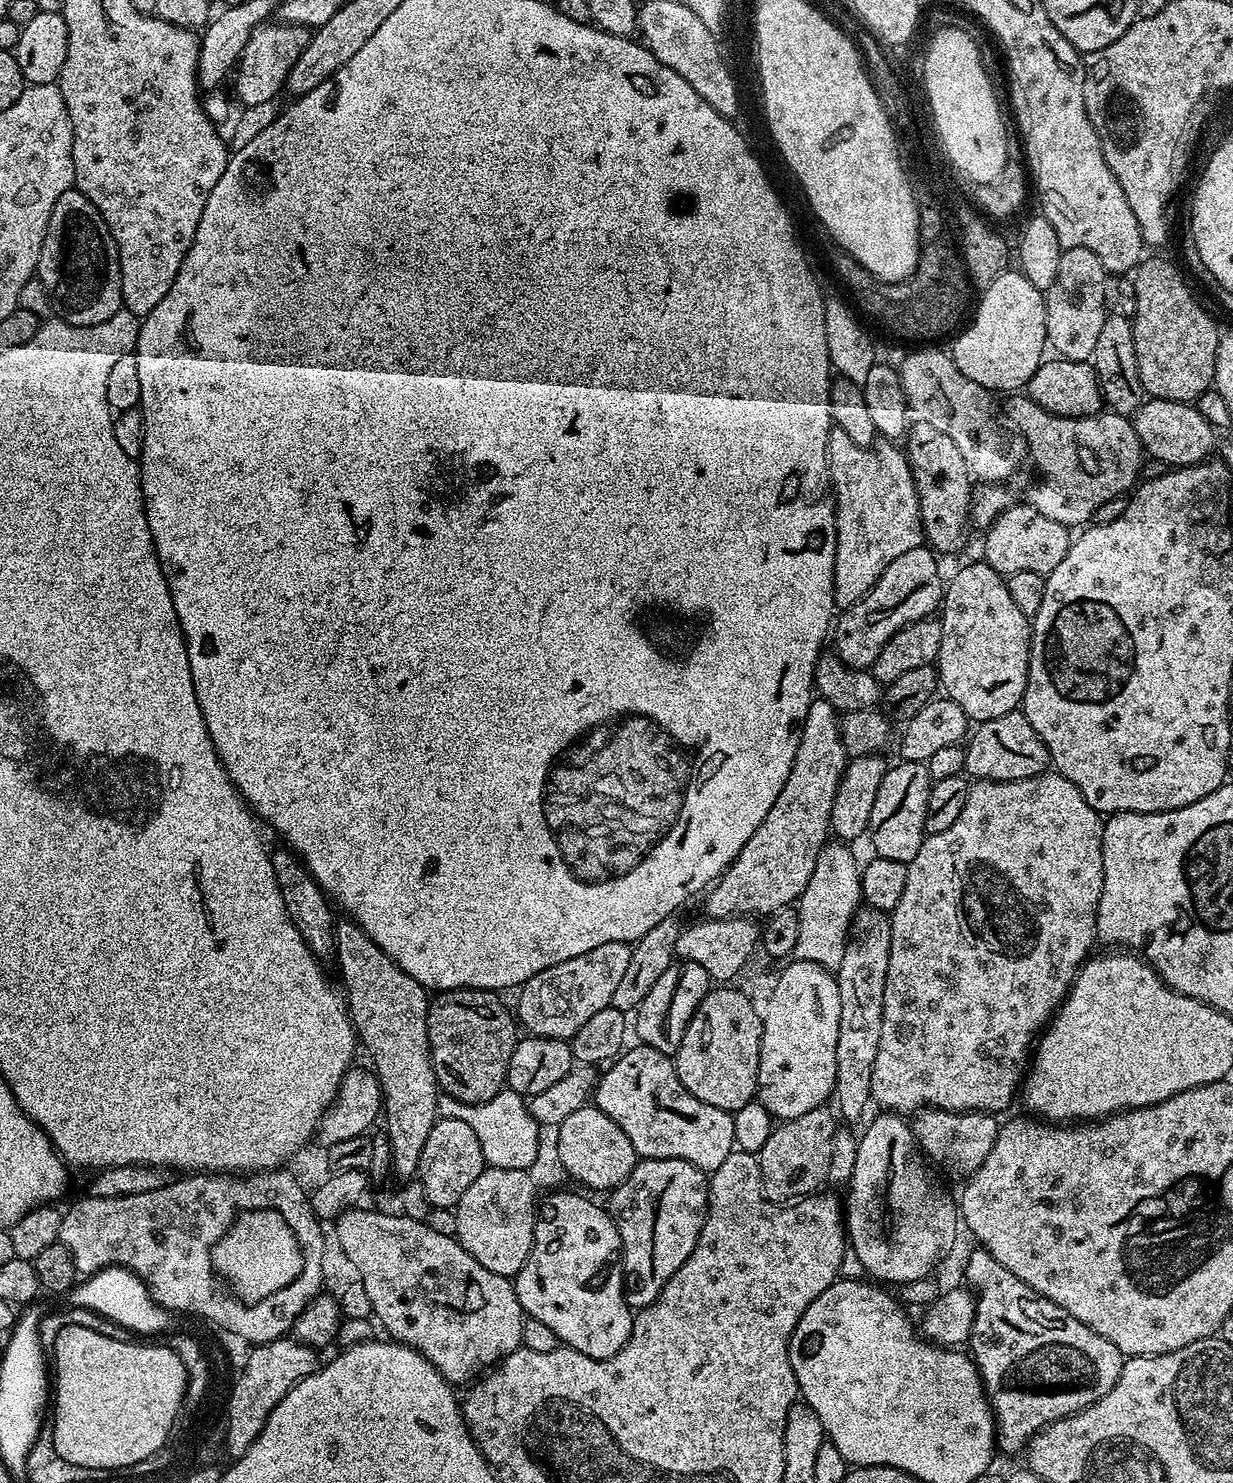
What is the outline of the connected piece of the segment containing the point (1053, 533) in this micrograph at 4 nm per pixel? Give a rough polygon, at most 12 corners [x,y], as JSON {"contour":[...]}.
{"contour":[[1013,502],[983,536],[1005,578],[1048,577],[1073,541],[1065,524]]}

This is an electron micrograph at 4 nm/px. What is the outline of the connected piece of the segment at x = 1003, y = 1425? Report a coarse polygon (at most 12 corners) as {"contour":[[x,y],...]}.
{"contour":[[986,1251],[970,1355],[999,1451],[1114,1390],[1114,1342]]}

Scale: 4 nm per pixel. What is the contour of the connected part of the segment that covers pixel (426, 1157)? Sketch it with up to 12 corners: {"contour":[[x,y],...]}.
{"contour":[[440,1118],[418,1180],[432,1208],[455,1209],[485,1167],[474,1130]]}

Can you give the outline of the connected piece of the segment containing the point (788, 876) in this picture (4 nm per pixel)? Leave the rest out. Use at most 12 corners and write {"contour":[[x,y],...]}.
{"contour":[[813,699],[790,778],[711,885],[705,913],[799,901],[849,759]]}

